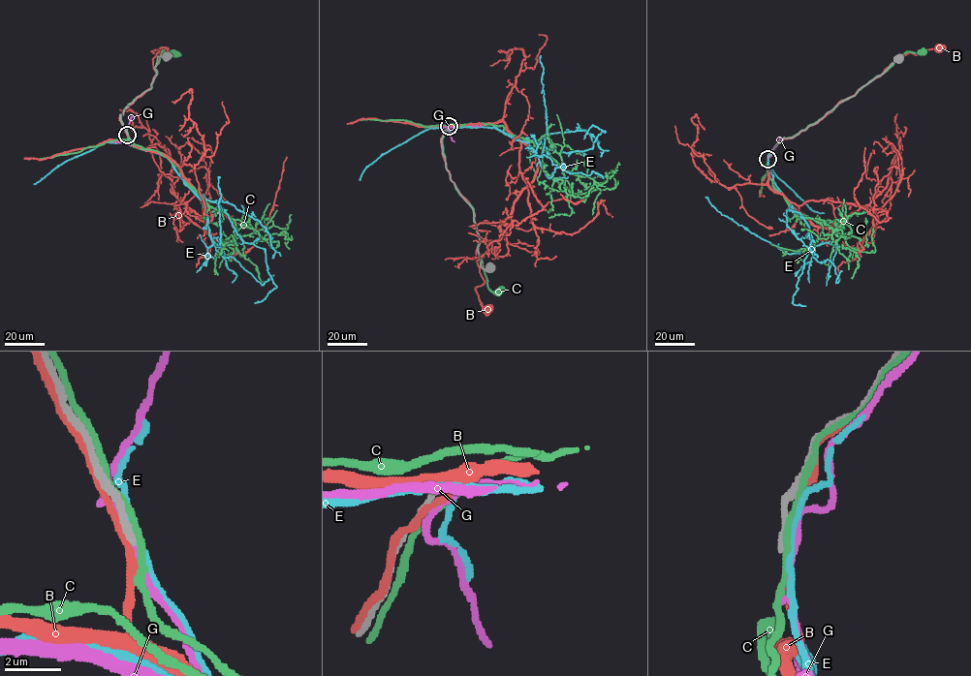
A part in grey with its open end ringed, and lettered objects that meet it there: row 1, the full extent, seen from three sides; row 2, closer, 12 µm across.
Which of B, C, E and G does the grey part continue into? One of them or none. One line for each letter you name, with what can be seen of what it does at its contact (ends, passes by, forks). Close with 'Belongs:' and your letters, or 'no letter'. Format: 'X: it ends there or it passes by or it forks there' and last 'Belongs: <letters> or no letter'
Belongs: no letter

